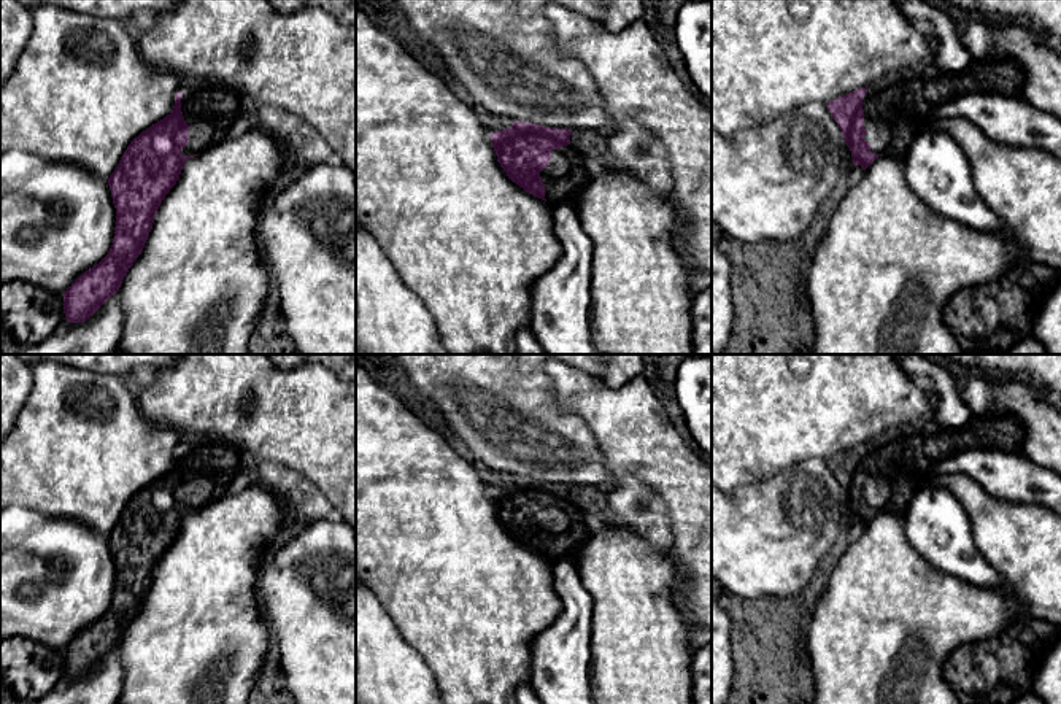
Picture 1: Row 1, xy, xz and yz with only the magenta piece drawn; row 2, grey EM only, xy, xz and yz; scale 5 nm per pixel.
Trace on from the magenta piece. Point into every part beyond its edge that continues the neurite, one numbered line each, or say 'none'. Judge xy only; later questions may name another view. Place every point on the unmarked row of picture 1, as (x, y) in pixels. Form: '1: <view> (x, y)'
1: xy (210, 463)

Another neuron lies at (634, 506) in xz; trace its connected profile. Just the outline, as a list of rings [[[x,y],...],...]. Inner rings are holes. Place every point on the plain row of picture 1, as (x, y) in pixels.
[[[627,475],[608,494],[608,502],[608,515],[616,524],[643,539],[654,553],[670,553],[673,529],[666,504],[654,489]]]

